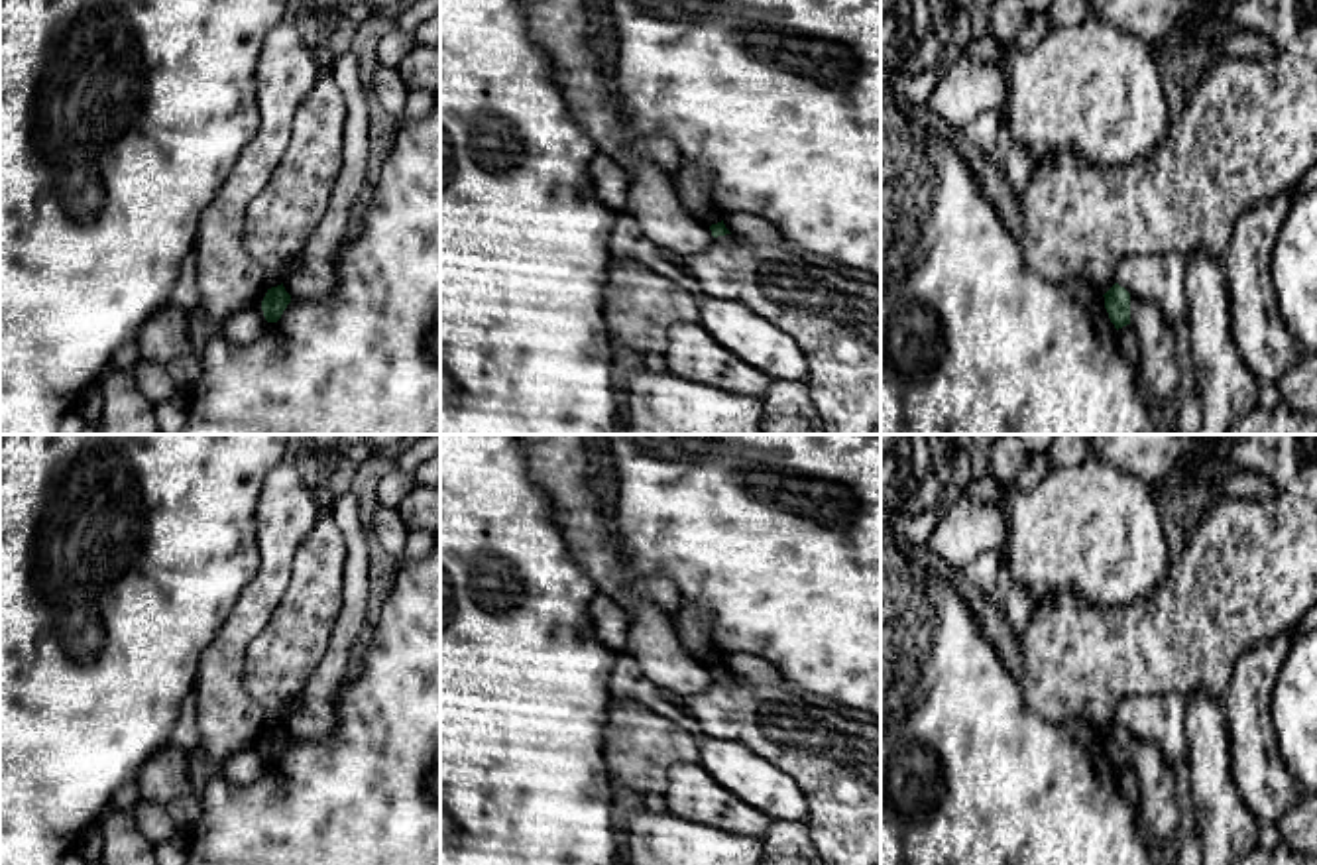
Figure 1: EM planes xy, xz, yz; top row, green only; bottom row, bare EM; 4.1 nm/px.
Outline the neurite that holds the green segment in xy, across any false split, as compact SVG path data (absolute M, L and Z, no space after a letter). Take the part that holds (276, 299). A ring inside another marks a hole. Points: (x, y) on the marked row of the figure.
M283 283L277 287L267 289L261 311L267 322L277 322L291 303L291 295L285 291Z

